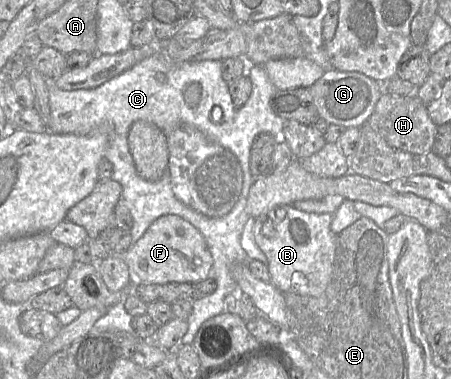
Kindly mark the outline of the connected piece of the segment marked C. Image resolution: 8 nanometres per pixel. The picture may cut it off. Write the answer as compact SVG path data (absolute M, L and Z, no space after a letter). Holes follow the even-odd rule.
M161 45L159 52L95 88L65 90L59 88L53 81L48 81L51 117L49 124L46 125L47 131L59 134L107 135L108 144L104 159L112 164L112 179L122 186L119 201L126 205L132 215L133 225L130 234L133 244L144 235L156 219L169 214L187 220L205 238L213 258L211 276L208 278L214 278L217 287L213 293L192 302L189 327L182 344L192 344L205 321L225 312L224 298L230 292L237 291L231 268L236 263L247 263L249 260L241 246L241 234L250 217L247 212L247 199L251 185L255 181L250 169L253 141L259 133L273 135L276 143L284 140L282 132L284 120L274 113L270 103L278 89L268 77L265 67L248 66L246 75L252 83L252 92L244 105L237 106L232 100L228 83L222 77L221 64L222 62L217 60L174 63L167 54L167 49L163 50ZM137 120L152 122L165 136L182 127L195 128L209 140L232 151L243 171L242 191L232 210L222 217L209 217L177 199L168 172L155 182L139 176L128 144L130 127Z

